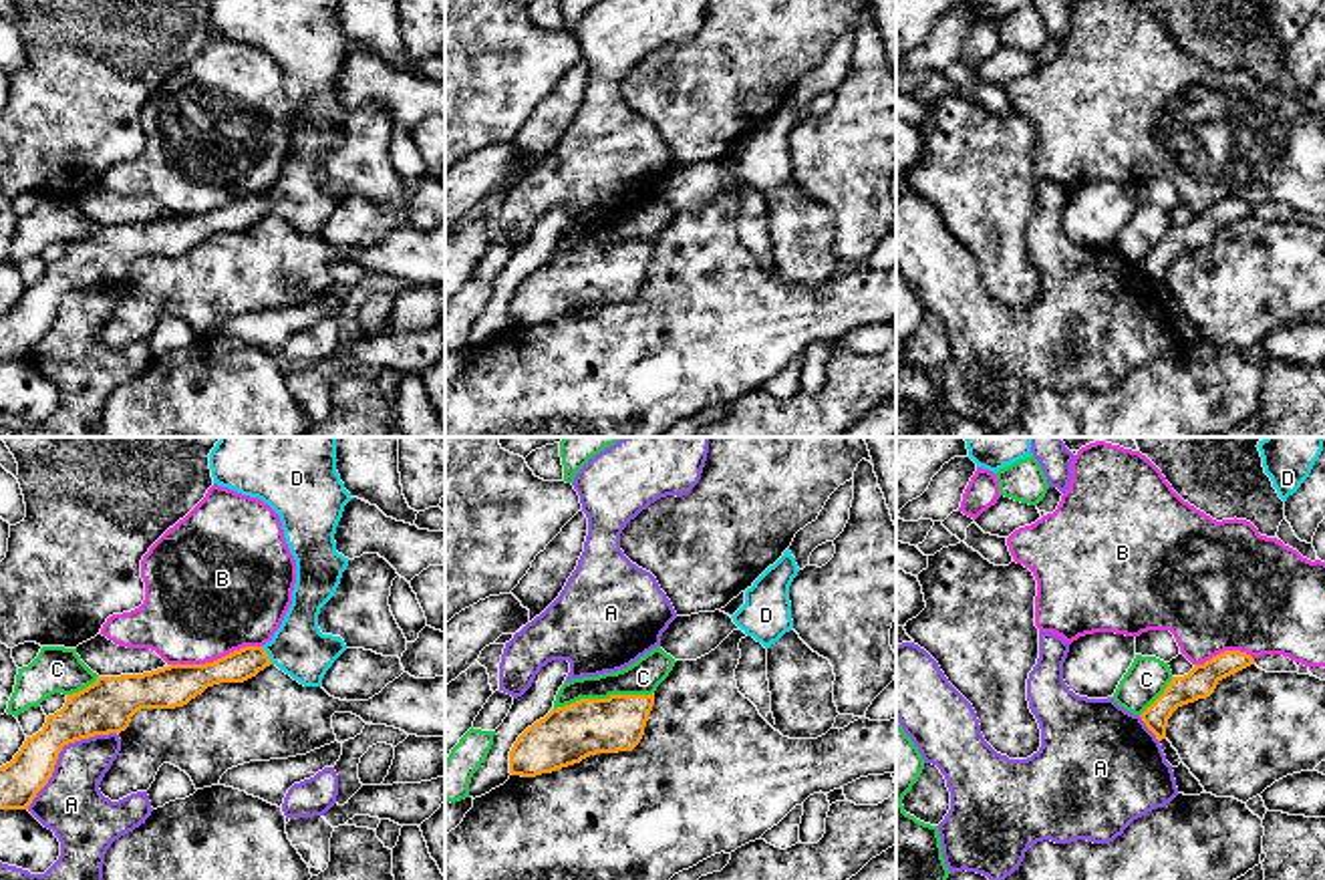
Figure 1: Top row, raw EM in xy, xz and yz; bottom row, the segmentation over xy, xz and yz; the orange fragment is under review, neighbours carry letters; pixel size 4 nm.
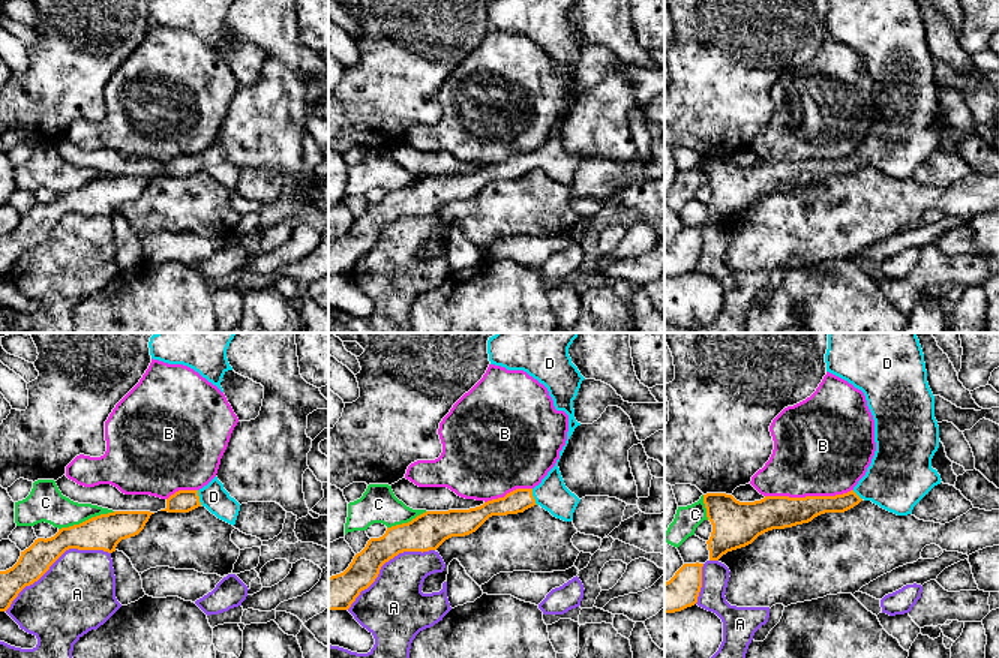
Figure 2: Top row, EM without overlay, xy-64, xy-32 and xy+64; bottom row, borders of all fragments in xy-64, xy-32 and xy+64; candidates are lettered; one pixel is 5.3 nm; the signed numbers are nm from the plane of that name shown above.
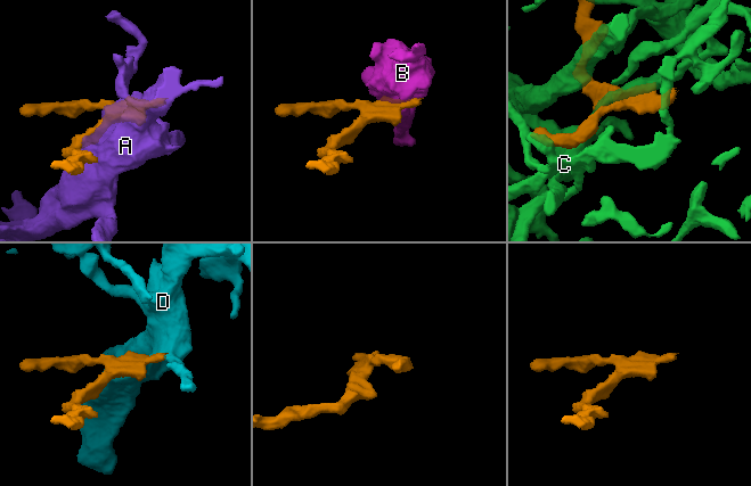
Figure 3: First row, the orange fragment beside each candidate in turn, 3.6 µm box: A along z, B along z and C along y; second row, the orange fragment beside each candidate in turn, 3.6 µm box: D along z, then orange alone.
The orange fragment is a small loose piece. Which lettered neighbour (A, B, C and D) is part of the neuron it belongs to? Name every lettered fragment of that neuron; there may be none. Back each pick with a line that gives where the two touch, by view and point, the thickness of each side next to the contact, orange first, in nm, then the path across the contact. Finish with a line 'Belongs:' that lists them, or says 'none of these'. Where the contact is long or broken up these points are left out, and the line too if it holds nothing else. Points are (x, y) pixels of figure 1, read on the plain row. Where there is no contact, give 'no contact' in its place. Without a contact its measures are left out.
D: contact xy (266, 204); calibres 130 and 220 nm; way xy (240, 214), (266, 204), (299, 196)
Belongs: D

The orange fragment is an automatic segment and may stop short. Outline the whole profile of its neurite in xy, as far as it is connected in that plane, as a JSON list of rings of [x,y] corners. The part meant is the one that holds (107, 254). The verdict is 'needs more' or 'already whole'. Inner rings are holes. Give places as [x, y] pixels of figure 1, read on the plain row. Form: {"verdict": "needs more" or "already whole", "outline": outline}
{"verdict": "needs more", "outline": [[[211,0],[209,18],[213,32],[268,52],[282,70],[284,87],[296,109],[292,153],[264,195],[244,195],[205,213],[169,213],[143,224],[97,226],[87,238],[66,244],[60,260],[46,266],[44,276],[26,286],[14,308],[0,316],[0,358],[28,358],[36,342],[52,326],[64,294],[95,284],[121,282],[141,258],[175,258],[187,254],[207,236],[244,232],[270,213],[290,224],[304,236],[322,236],[332,211],[346,199],[340,185],[322,183],[320,157],[334,145],[348,107],[336,101],[336,75],[344,54],[352,48],[336,20],[336,0]]]}

